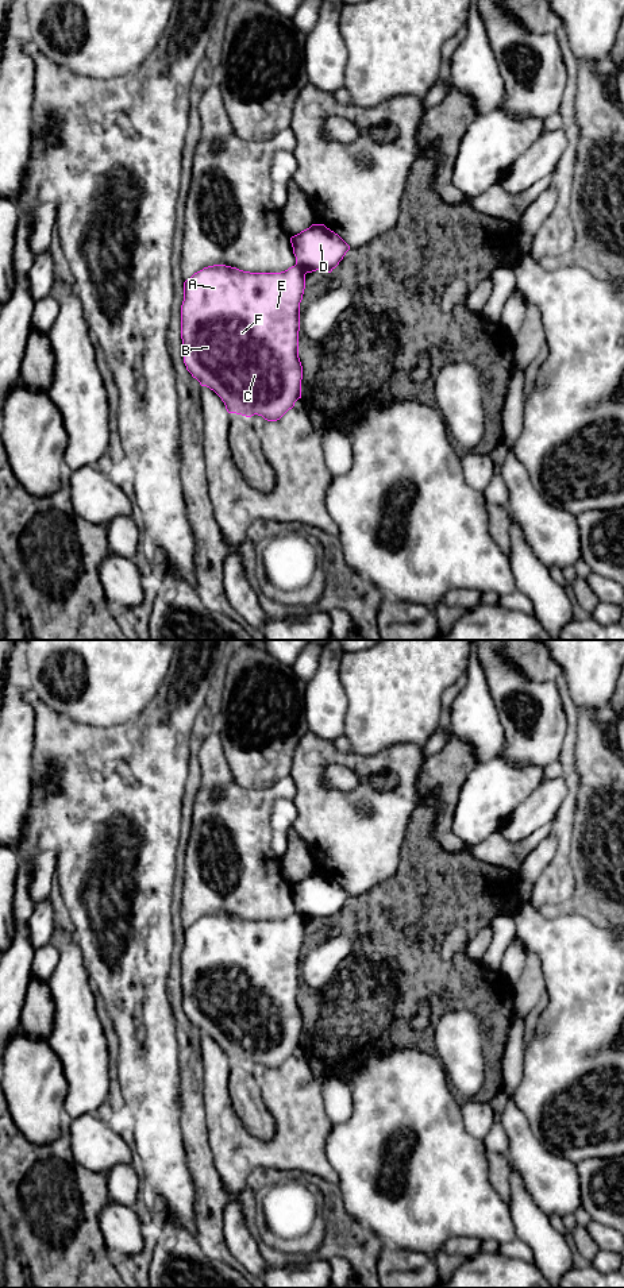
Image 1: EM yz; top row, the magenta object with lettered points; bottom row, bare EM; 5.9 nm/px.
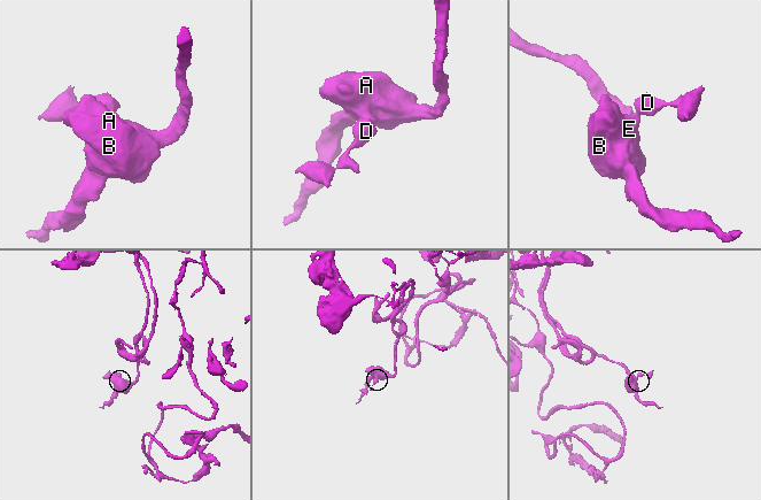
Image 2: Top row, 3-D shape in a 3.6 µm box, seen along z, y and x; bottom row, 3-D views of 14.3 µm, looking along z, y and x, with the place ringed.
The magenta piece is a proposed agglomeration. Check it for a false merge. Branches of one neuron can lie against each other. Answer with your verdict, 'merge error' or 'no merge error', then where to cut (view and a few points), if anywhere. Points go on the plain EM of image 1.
merge error; cut in yz along (296, 911), (305, 921)

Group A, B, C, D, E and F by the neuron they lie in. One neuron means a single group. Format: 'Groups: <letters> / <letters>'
Groups: A B C E F / D

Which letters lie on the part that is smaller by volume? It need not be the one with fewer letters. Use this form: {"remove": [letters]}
{"remove": ["D"]}

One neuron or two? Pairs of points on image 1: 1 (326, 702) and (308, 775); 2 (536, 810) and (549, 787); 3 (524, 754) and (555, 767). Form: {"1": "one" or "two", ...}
{"1": "two", "2": "one", "3": "two"}

